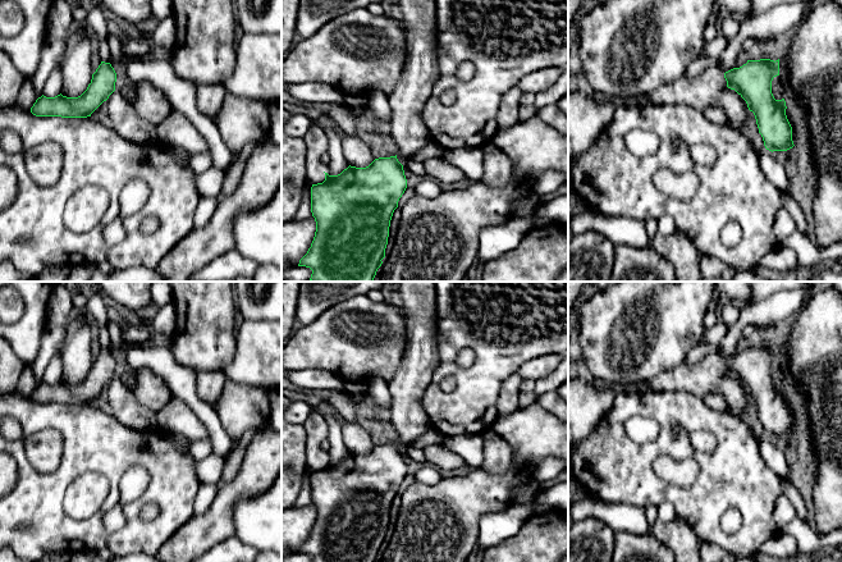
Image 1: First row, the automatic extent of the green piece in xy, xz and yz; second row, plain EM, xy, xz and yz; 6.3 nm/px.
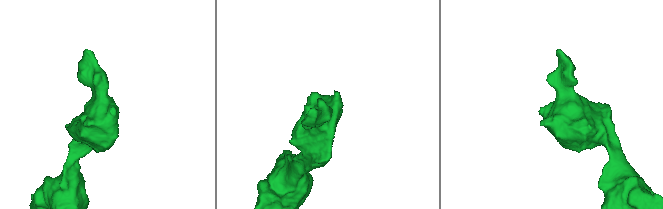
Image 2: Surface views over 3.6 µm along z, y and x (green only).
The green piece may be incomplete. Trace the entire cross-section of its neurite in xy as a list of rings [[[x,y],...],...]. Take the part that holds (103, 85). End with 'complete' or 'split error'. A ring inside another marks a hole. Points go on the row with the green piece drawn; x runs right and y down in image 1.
[[[101,61],[81,96],[42,95],[31,108],[31,113],[36,116],[87,118],[106,101],[113,129],[120,137],[138,145],[157,140],[156,127],[137,115],[133,105],[115,88],[115,82],[116,73],[111,64]]] | split error

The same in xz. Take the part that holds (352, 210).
[[[394,0],[402,9],[406,24],[406,65],[389,95],[393,111],[389,136],[394,140],[395,156],[375,159],[366,168],[348,166],[338,175],[325,173],[322,183],[311,187],[311,213],[316,232],[311,247],[298,266],[312,270],[311,282],[372,282],[385,257],[389,227],[398,201],[407,188],[403,166],[411,156],[433,140],[422,122],[422,110],[439,78],[436,1]]] | split error

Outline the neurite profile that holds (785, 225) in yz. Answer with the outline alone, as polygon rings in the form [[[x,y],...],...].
[[[782,207],[778,210],[774,220],[774,236],[777,239],[777,246],[783,245],[783,242],[796,230],[796,223],[792,215]]]

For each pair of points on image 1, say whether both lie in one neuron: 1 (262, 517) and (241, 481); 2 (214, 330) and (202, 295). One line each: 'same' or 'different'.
1: different
2: same

